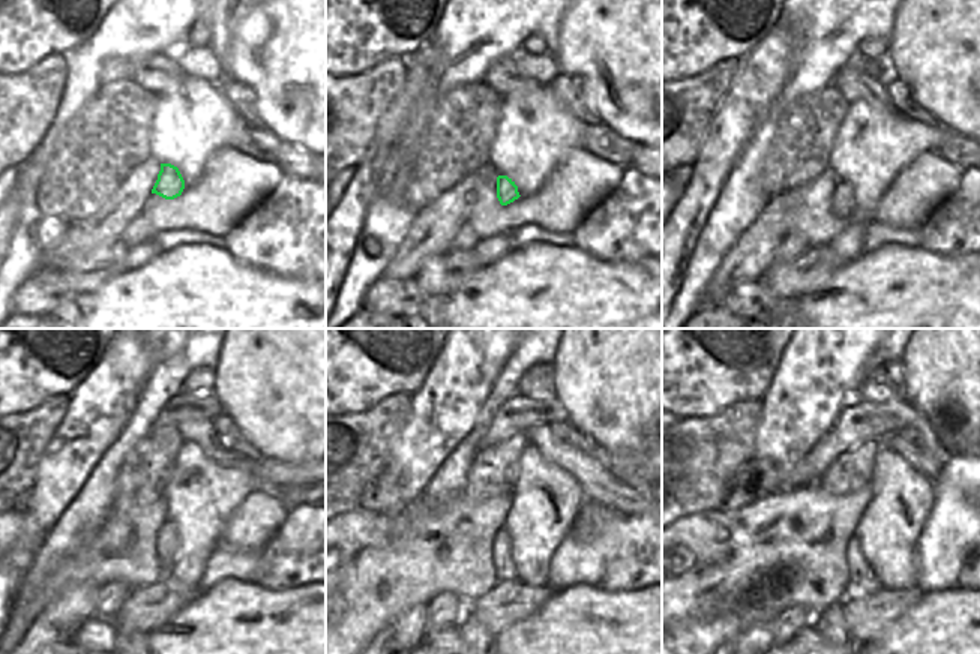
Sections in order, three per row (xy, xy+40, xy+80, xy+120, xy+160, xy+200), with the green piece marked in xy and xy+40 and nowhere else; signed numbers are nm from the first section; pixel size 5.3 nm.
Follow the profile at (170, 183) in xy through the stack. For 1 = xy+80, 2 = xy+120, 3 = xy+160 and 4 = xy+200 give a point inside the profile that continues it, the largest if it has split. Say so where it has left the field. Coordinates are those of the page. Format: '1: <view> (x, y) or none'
1: xy+80 (842, 201)
2: xy+120 (167, 545)
3: xy+160 (502, 552)
4: xy+200 (862, 582)

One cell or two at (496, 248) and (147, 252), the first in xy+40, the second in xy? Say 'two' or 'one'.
one

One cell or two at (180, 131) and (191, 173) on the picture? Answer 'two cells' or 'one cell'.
one cell

